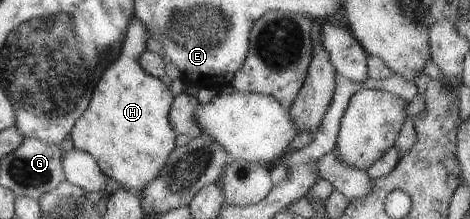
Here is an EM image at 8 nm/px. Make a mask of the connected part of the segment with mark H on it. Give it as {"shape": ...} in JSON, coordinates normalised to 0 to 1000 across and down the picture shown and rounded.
{"shape":[[[285,73],[253,260],[215,338],[189,489],[149,607],[157,676],[198,712],[226,804],[253,826],[262,868],[296,881],[338,808],[360,699],[374,676],[379,616],[360,571],[360,498],[370,452],[362,393],[309,333],[296,297],[317,160],[313,114]]]}

